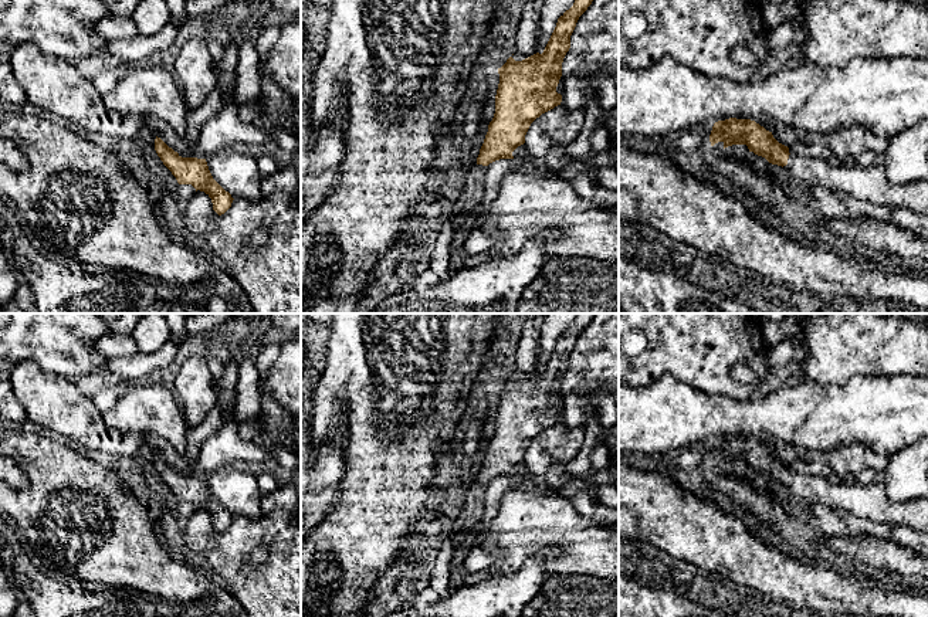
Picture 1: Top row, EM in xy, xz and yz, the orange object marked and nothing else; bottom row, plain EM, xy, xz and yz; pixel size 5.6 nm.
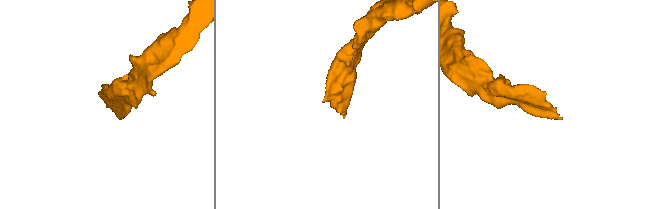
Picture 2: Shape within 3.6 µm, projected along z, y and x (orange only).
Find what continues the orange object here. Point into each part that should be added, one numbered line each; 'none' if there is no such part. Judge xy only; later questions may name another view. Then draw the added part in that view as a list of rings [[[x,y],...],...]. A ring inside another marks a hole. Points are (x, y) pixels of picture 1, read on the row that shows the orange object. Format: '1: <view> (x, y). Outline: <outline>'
none

